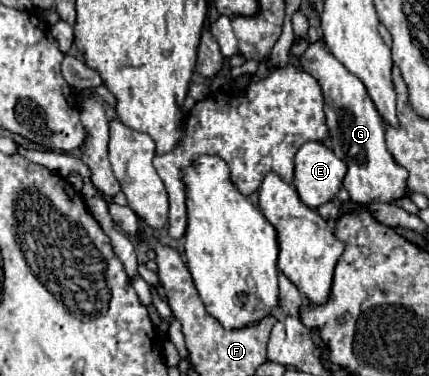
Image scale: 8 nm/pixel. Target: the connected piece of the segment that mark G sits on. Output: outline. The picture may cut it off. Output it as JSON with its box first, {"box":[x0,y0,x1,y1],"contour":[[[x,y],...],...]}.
{"box":[300,39,408,203],"contour":[[[320,39],[300,55],[300,69],[312,73],[322,87],[324,93],[324,113],[326,125],[330,129],[332,151],[348,165],[348,173],[344,177],[344,187],[350,193],[350,199],[356,203],[382,201],[388,203],[392,199],[400,199],[406,191],[408,171],[394,161],[384,141],[384,125],[372,103],[364,83],[352,75],[326,47]]]}

